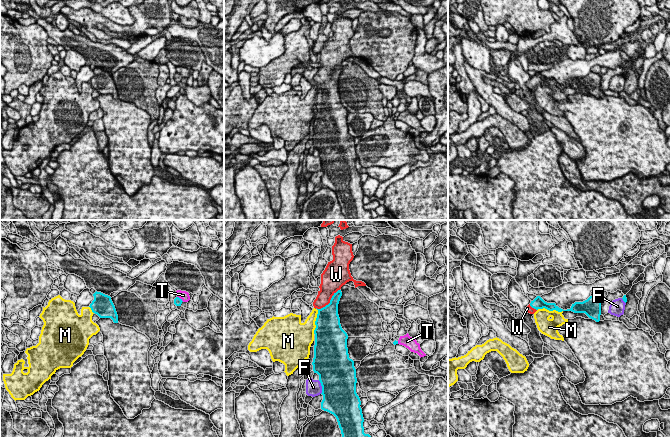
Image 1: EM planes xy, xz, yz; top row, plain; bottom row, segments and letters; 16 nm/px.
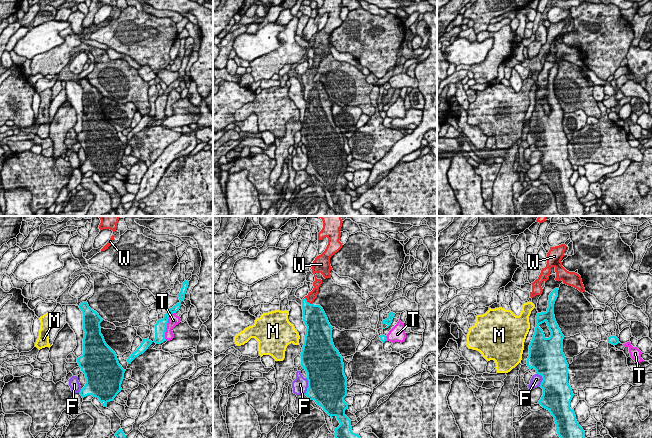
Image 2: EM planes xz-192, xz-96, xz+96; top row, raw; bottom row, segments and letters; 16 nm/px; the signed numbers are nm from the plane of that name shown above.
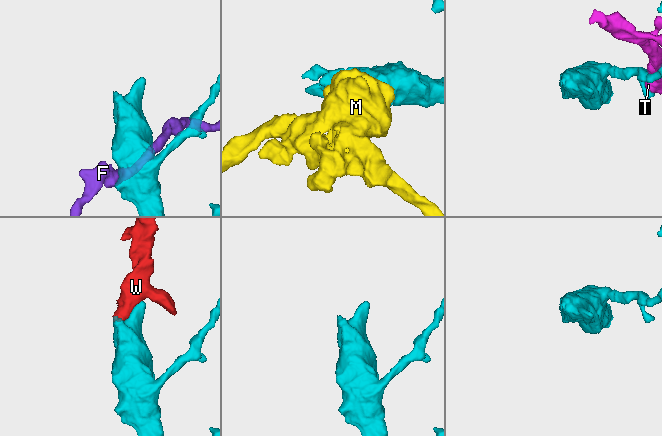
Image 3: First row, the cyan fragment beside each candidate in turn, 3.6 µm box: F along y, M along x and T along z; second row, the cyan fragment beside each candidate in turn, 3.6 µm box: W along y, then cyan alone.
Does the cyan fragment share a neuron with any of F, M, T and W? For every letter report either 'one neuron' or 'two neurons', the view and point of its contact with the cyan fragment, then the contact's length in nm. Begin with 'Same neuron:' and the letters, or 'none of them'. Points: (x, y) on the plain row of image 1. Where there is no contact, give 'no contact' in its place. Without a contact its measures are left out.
Same neuron: W
F: two neurons | xz (322, 163) | 220 nm
M: two neurons | yz (550, 86) | 420 nm
T: two neurons | xy (179, 74) | 140 nm
W: one neuron | xz (329, 79) | 500 nm

